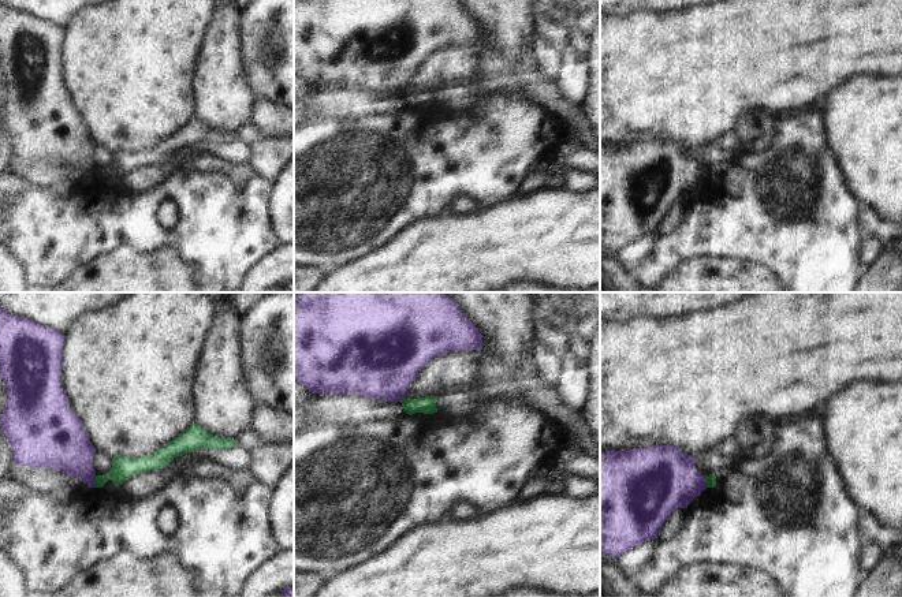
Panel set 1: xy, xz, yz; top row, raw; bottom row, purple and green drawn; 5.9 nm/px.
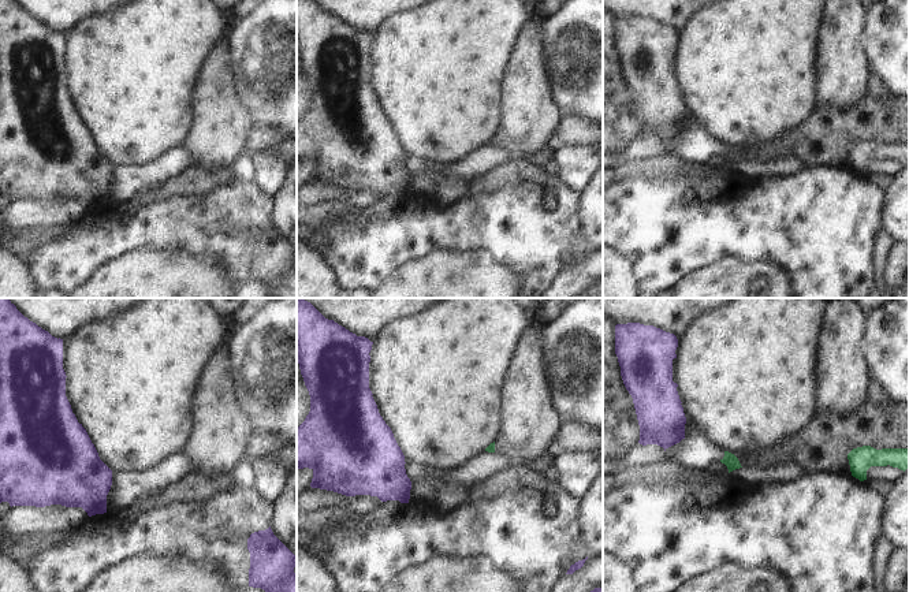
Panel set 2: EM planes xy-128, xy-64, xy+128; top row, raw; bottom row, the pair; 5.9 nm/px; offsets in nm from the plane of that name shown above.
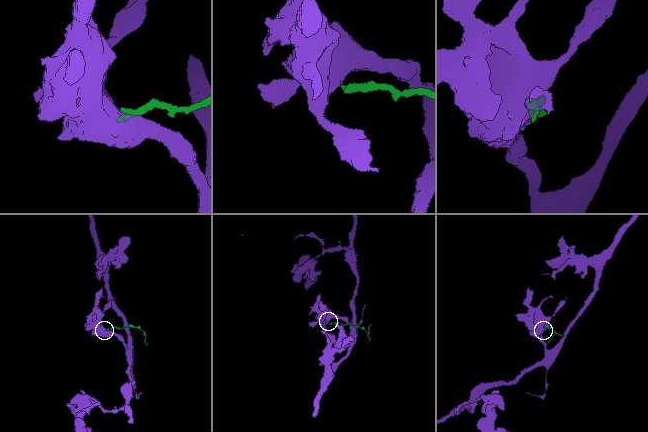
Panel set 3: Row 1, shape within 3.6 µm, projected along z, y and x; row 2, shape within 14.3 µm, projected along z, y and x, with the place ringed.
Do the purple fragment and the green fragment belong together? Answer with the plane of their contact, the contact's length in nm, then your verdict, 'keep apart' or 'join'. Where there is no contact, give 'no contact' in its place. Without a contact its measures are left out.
xy | 70 nm | keep apart

